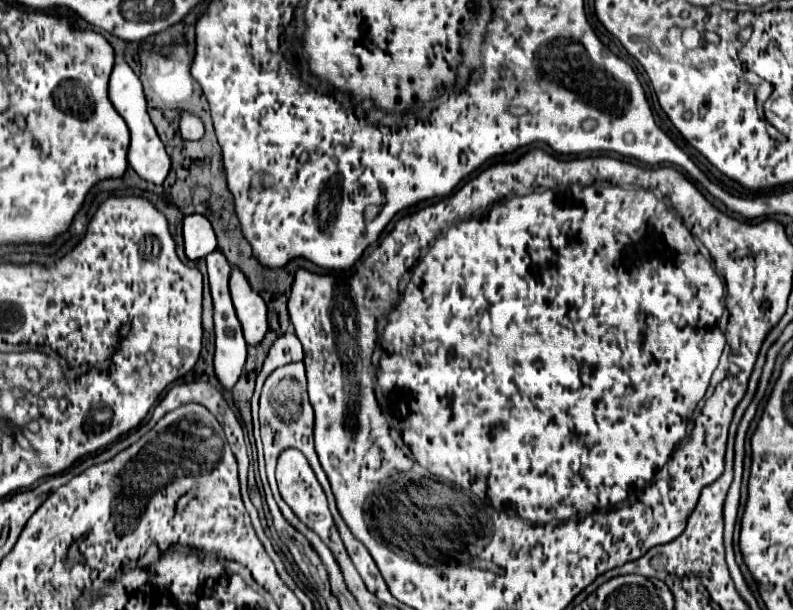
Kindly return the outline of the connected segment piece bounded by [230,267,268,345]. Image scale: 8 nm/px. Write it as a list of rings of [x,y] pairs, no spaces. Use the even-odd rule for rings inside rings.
[[[232,267],[230,275],[230,293],[234,301],[236,315],[242,323],[244,329],[244,339],[248,345],[258,345],[262,343],[266,331],[268,331],[268,321],[266,321],[266,303],[264,299],[248,285],[244,279],[242,271],[238,267]]]

